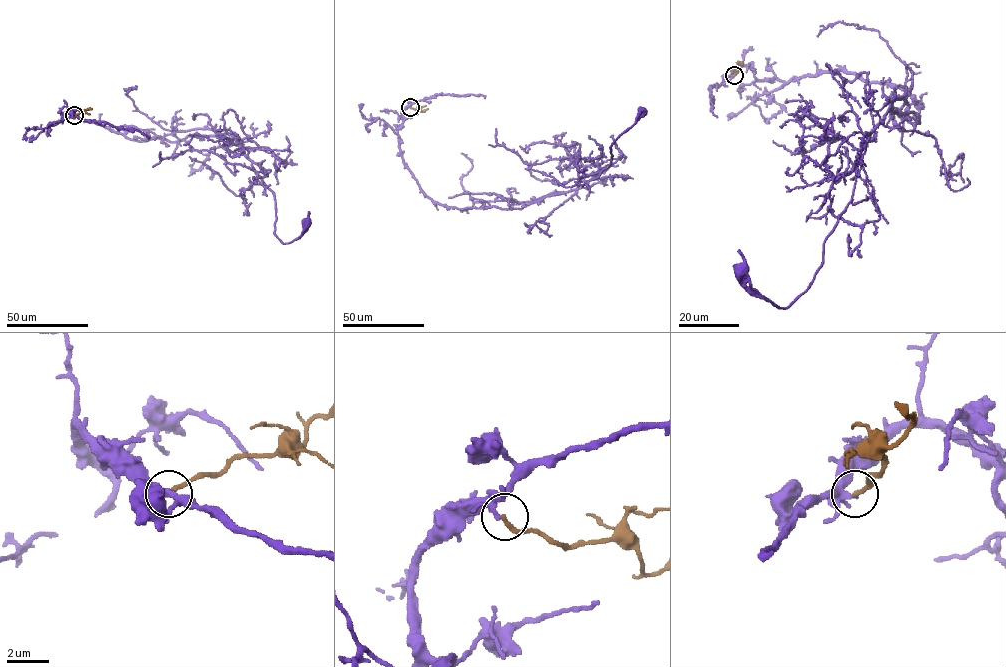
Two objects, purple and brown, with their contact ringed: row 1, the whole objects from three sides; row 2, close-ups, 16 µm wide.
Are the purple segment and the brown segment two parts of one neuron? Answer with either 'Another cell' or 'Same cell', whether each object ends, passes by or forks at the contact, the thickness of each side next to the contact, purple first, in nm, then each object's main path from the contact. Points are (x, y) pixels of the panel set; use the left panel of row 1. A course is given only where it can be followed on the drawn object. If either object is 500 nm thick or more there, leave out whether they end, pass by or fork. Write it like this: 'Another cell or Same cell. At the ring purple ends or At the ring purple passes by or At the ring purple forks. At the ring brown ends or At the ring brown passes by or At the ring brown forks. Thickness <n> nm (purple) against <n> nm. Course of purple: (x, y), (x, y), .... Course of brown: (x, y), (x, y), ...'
Another cell. At the ring purple passes by. At the ring brown ends. Thickness 200 nm (purple) against 240 nm. Course of purple: (74, 115), (62, 119), (73, 113), (139, 141), (235, 136), (274, 194), (276, 236), (288, 243), (307, 222). Course of brown: (74, 115), (92, 108)

